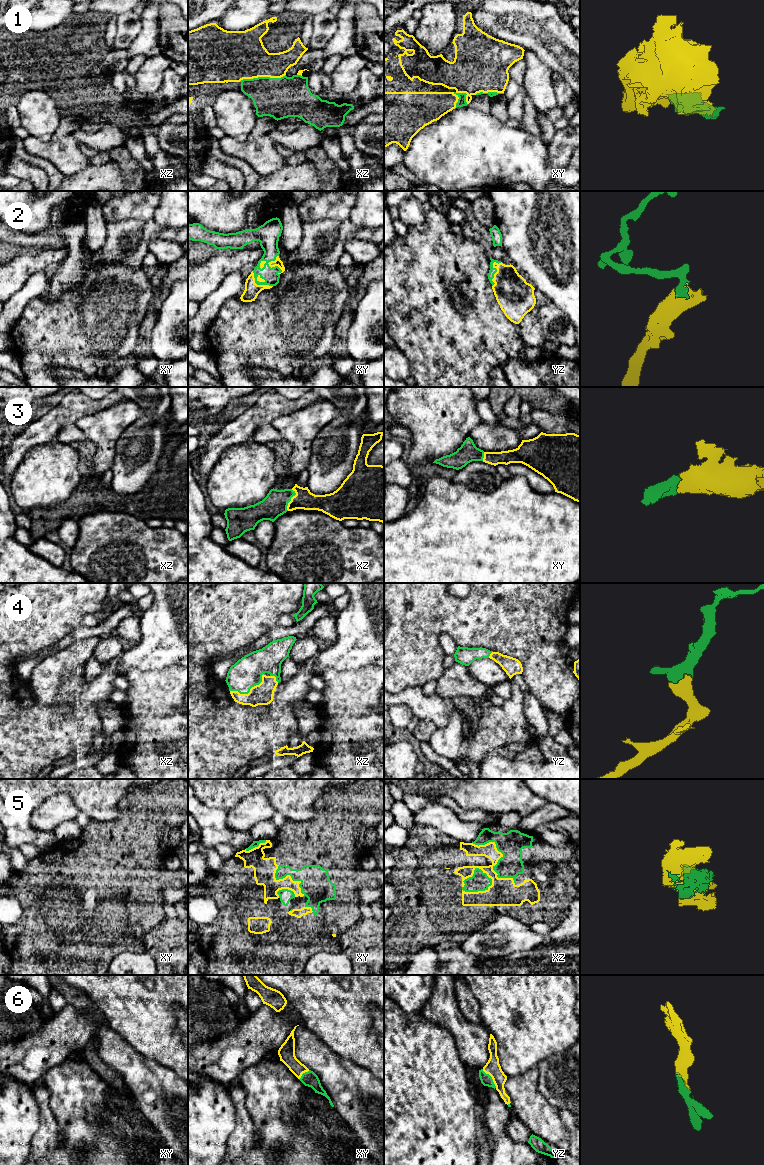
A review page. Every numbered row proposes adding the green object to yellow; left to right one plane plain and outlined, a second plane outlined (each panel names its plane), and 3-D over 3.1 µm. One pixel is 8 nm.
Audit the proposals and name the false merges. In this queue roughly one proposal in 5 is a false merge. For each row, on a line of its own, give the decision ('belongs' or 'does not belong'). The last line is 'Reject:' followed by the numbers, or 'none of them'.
1: belongs
2: belongs
3: belongs
4: belongs
5: belongs
6: belongs
Reject: none of them

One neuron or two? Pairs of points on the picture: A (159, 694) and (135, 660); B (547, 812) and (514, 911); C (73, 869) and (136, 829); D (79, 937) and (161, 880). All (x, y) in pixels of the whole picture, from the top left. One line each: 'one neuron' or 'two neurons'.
A: two neurons
B: two neurons
C: one neuron
D: one neuron

